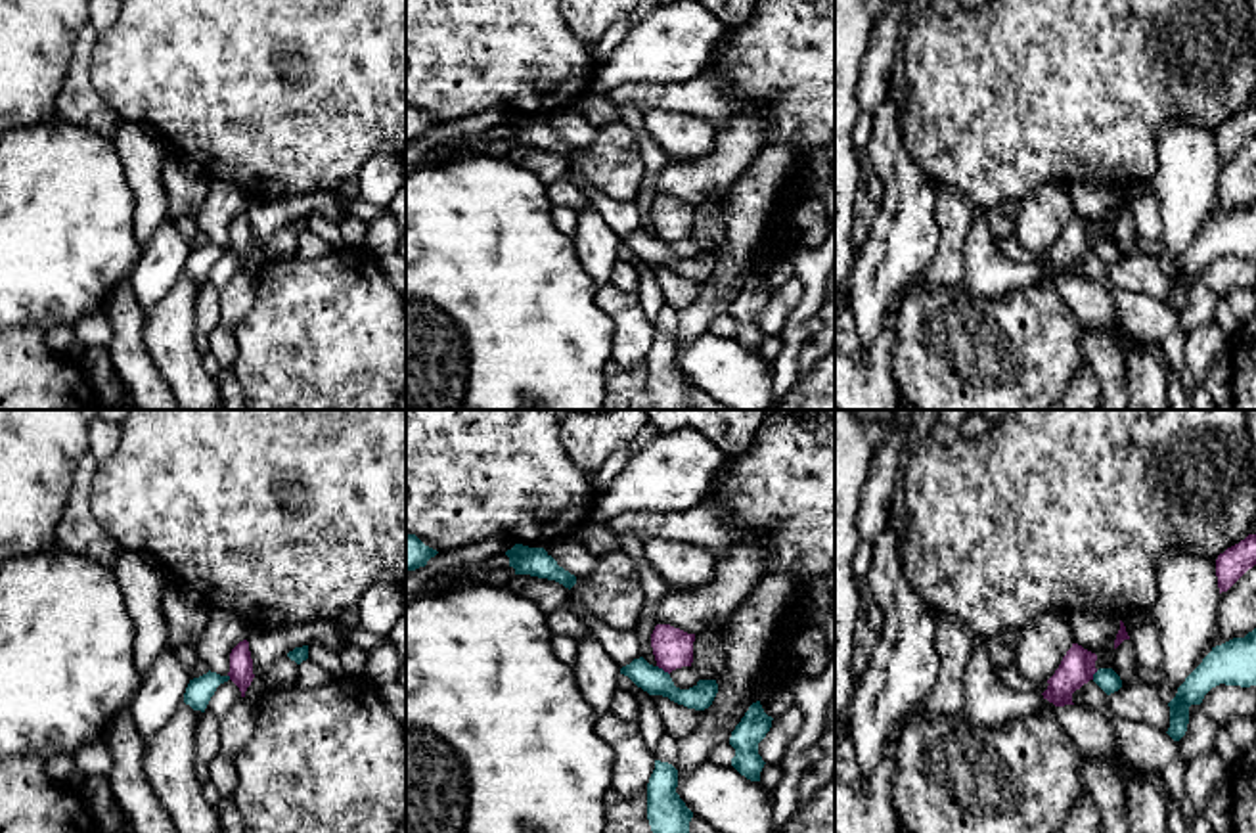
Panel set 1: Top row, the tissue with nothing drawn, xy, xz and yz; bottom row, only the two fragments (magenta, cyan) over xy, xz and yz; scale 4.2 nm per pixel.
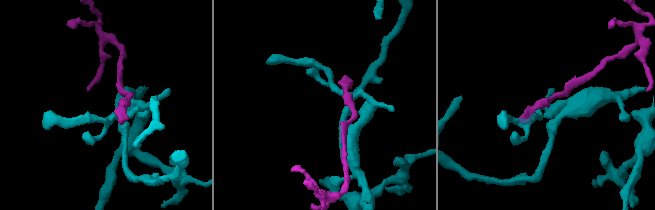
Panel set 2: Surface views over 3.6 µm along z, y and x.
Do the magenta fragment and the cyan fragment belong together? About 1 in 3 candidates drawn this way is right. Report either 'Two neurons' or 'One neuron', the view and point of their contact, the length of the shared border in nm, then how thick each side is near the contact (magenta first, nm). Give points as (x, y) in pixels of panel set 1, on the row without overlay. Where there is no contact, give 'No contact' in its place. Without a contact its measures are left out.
Two neurons. Touches magenta at xz (663, 240). Shared border 70 nm. Thickness 170 nm (magenta) against 120 nm

